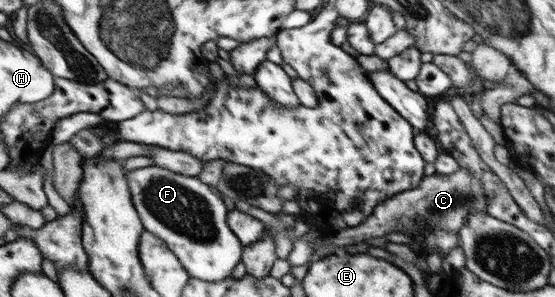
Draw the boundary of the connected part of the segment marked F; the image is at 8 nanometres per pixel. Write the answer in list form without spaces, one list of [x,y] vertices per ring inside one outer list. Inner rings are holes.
[[[147,166],[128,173],[134,205],[141,214],[145,229],[161,237],[180,258],[193,279],[224,281],[238,267],[243,249],[237,233],[230,227],[228,207],[216,189],[198,177],[173,170]]]

